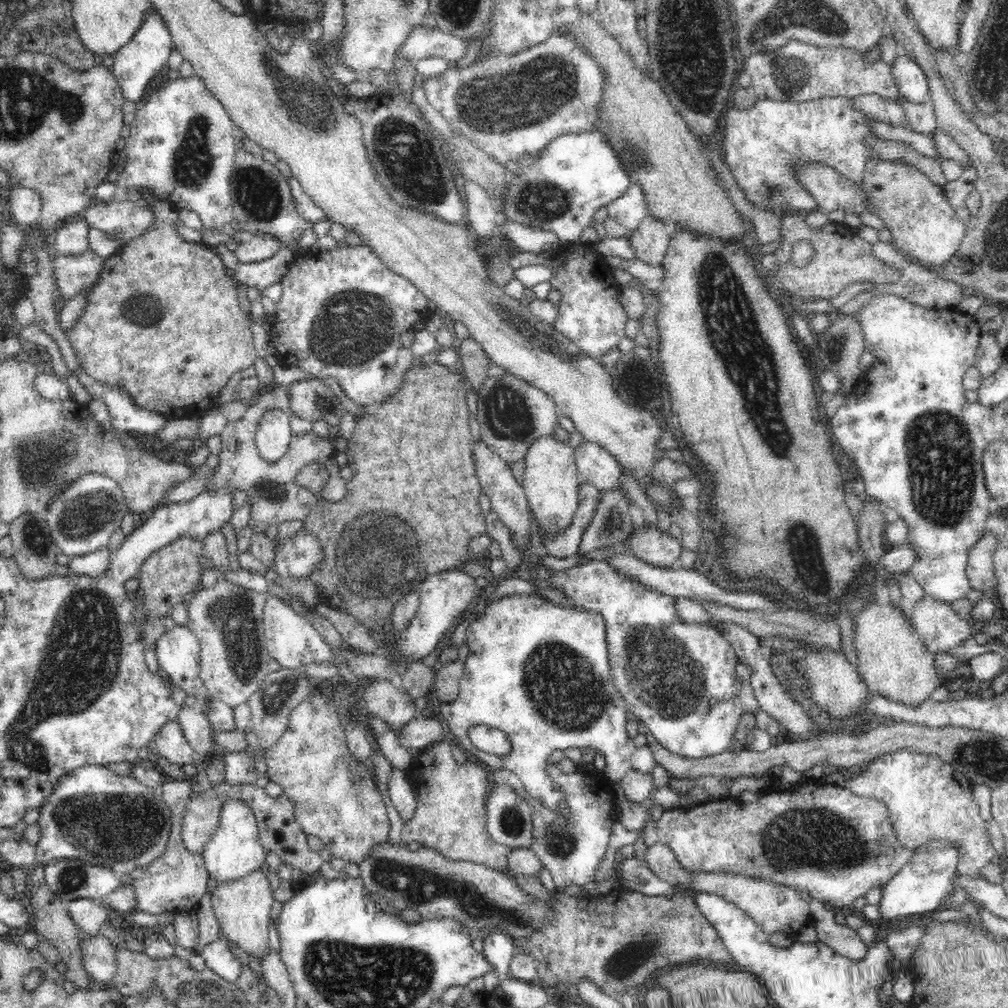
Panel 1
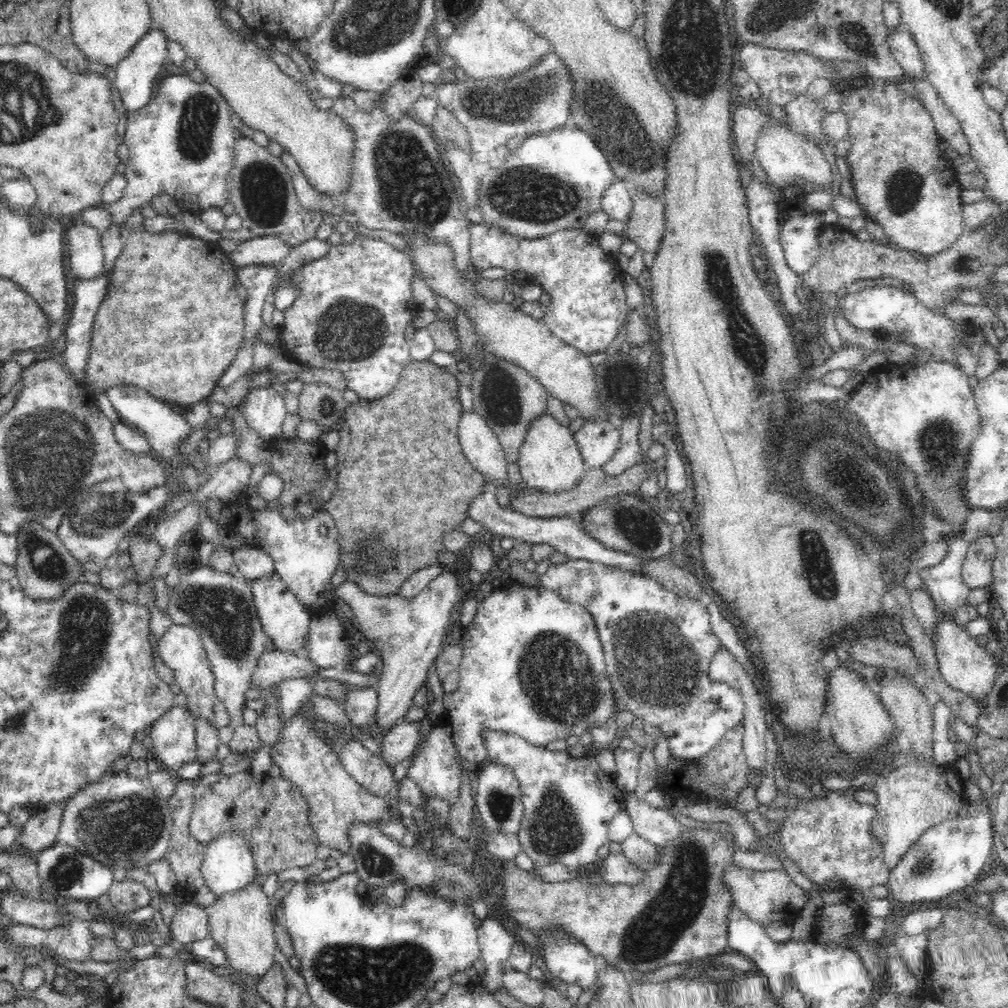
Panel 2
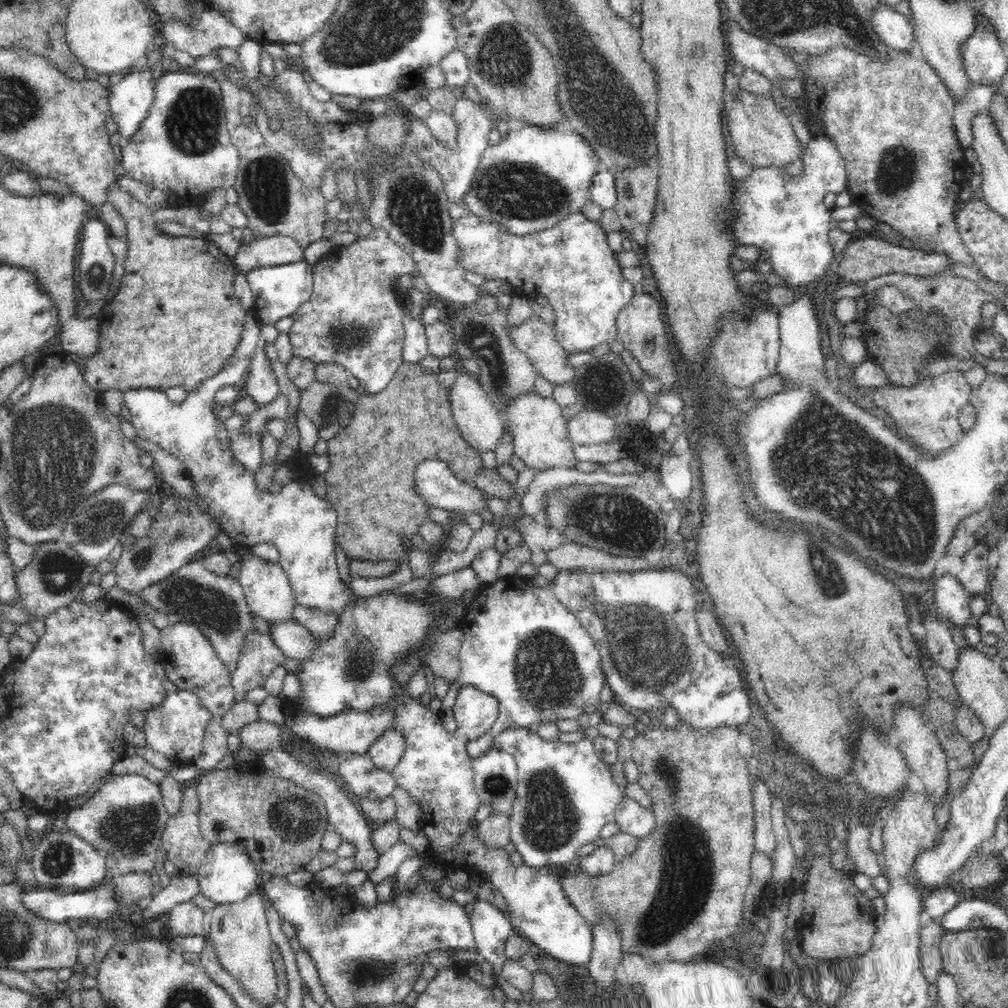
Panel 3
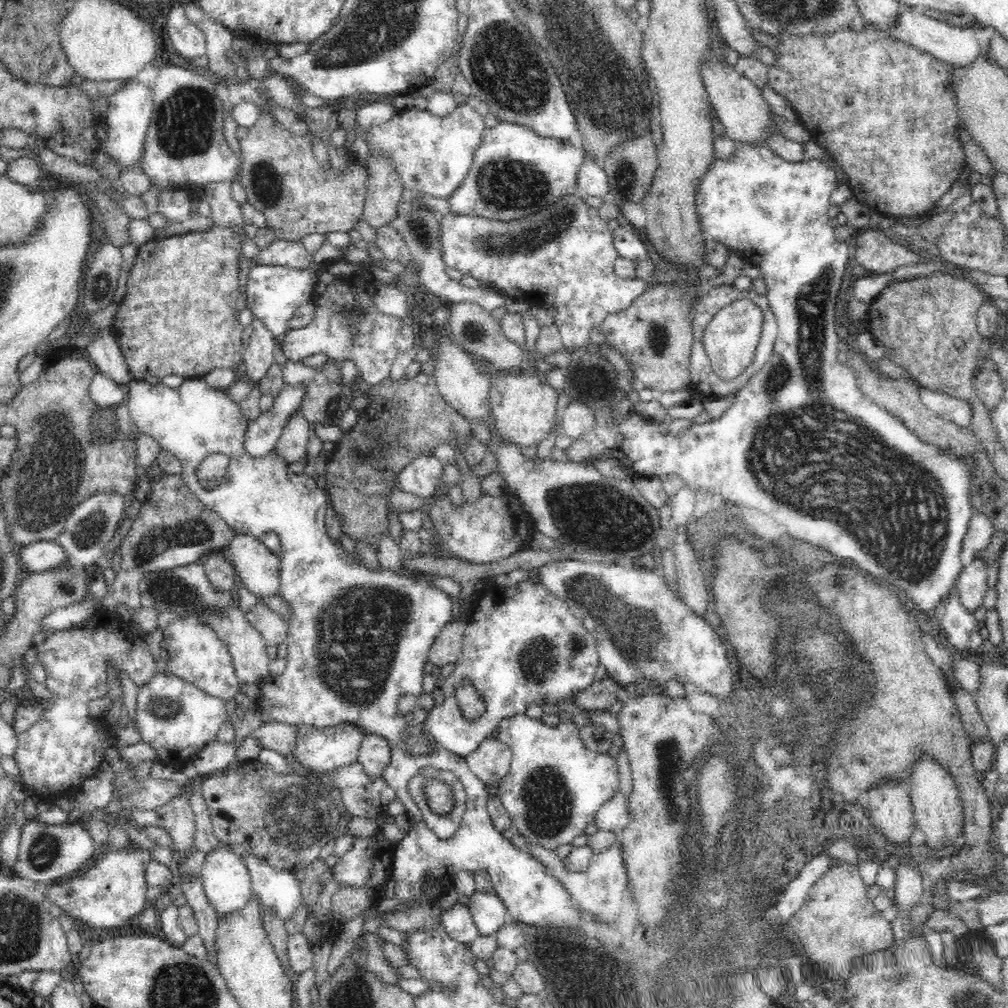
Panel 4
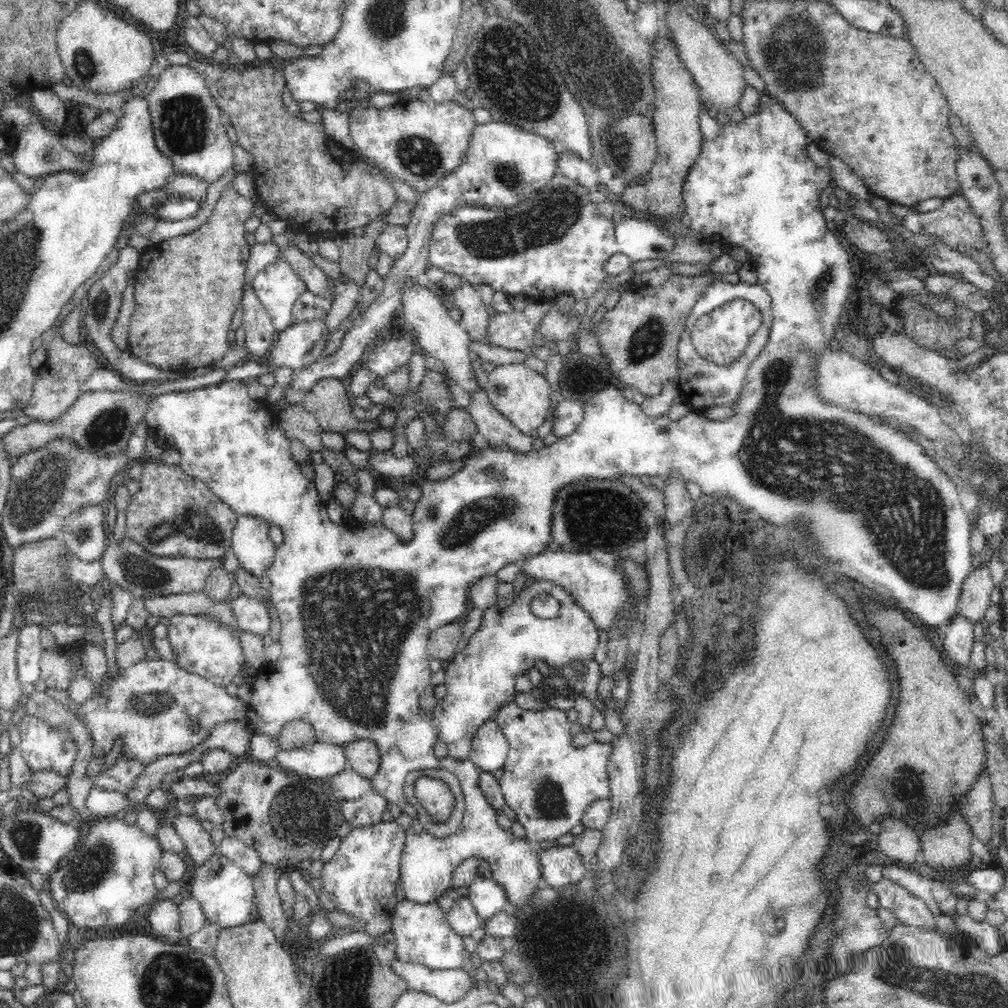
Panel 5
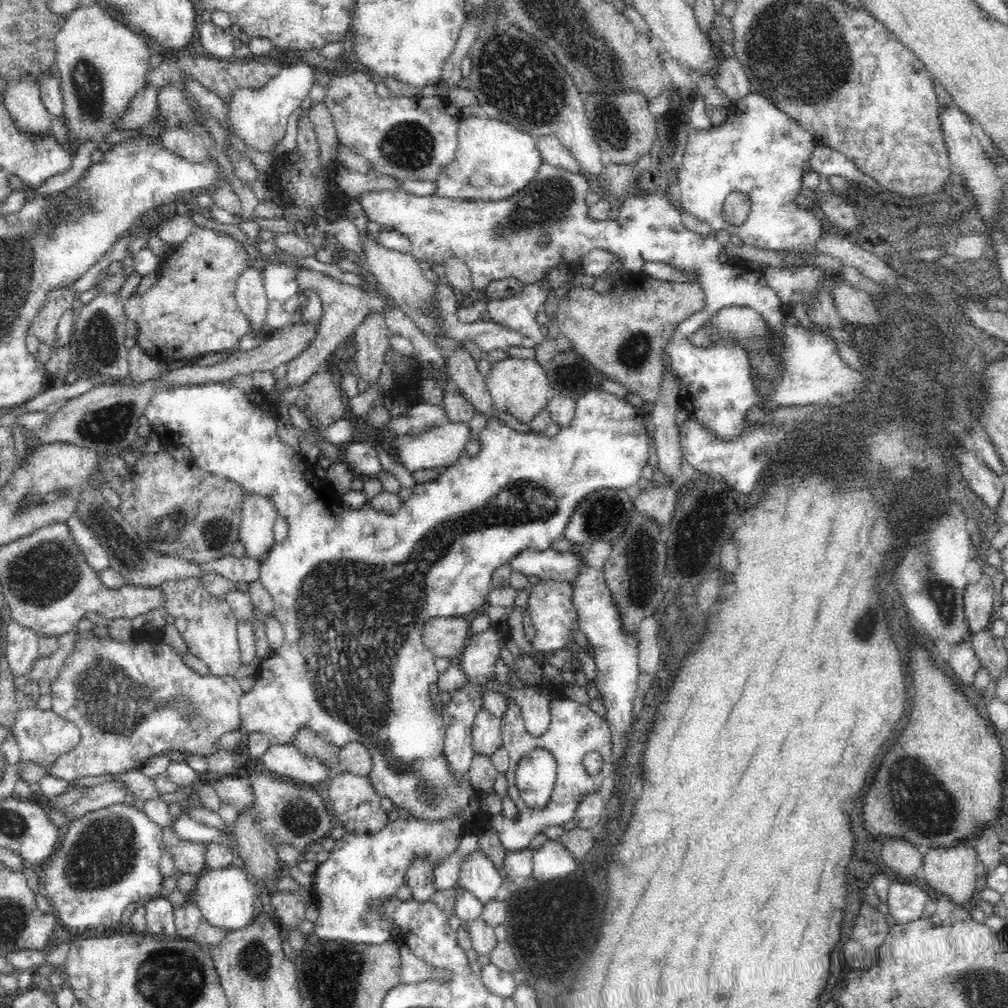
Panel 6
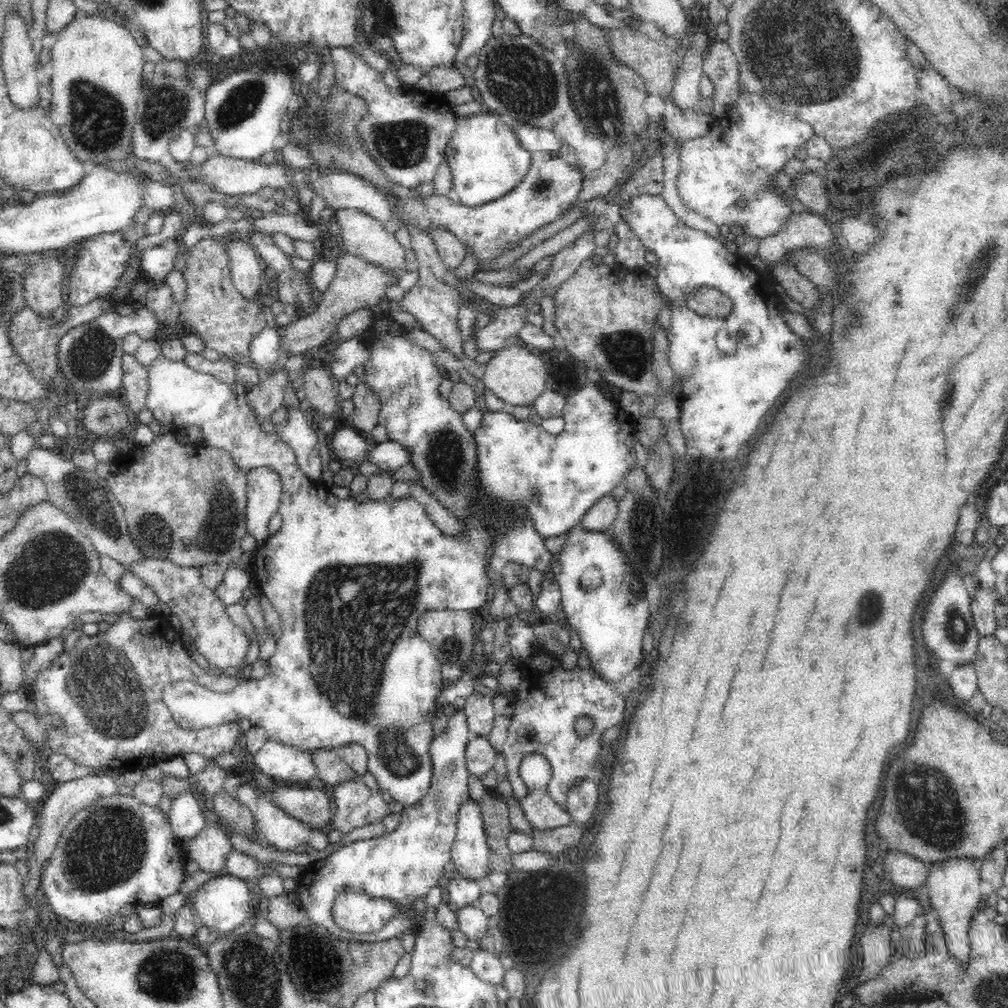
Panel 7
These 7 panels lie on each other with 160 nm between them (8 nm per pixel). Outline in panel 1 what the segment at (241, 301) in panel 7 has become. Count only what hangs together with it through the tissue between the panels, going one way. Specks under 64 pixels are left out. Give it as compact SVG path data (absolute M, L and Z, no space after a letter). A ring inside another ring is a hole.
M173 204L163 205L163 210L159 209L158 213L155 214L156 222L154 222L154 226L148 232L129 240L116 254L105 260L100 276L97 278L91 290L91 295L88 297L86 308L77 318L76 324L69 331L65 332L75 352L79 368L88 376L91 376L96 382L121 388L124 392L130 394L135 399L135 403L138 406L142 406L144 410L154 410L168 419L200 417L216 402L221 388L228 384L228 380L236 372L254 365L256 360L258 360L254 341L252 341L250 325L238 303L236 282L227 275L223 259L219 257L219 254L212 247L203 242L188 242L180 237L180 233L178 233L179 228L177 227L181 220L178 213L179 211Z

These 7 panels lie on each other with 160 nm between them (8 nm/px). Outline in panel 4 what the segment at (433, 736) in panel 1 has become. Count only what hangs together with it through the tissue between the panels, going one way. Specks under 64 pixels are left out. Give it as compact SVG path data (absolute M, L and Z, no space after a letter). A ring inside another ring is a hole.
M378 734L366 735L360 744L357 761L364 767L366 774L373 777L382 776L390 762L388 739Z

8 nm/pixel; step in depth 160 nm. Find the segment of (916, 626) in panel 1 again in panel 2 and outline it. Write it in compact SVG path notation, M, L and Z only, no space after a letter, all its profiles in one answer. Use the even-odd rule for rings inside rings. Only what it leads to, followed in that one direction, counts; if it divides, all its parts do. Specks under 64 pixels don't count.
M950 614L936 621L933 632L936 636L933 638L933 644L936 644L933 647L937 656L937 664L945 683L974 700L976 698L983 700L990 692L1001 670L996 659L985 651L985 647L980 647L976 639L970 636L968 629L964 625L958 625Z

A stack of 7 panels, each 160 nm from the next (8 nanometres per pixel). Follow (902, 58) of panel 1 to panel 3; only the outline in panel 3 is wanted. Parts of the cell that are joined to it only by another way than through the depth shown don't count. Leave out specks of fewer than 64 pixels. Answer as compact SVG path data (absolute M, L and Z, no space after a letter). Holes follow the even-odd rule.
M880 2L879 8L871 17L871 22L881 42L889 49L910 50L913 29L910 28L908 18L896 12L895 8Z

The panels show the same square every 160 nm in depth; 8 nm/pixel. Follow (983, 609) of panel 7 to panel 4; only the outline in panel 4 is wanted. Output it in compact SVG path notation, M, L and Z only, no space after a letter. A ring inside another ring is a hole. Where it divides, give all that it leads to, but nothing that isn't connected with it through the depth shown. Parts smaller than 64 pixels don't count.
M974 555L972 564L964 567L956 579L955 588L960 602L972 614L976 608L983 606L982 600L988 589L987 570L987 564L980 557Z

